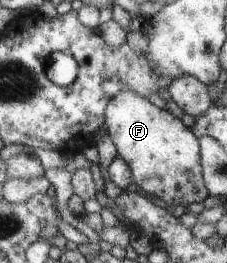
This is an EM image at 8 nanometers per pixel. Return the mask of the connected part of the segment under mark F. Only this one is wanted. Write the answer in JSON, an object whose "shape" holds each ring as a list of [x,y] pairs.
{"shape":[[[117,92],[106,107],[105,129],[116,147],[117,156],[128,164],[134,182],[148,197],[156,196],[164,200],[168,206],[180,204],[188,209],[196,209],[210,196],[203,180],[198,139],[172,111],[155,106],[148,97],[140,96],[137,92]]]}

